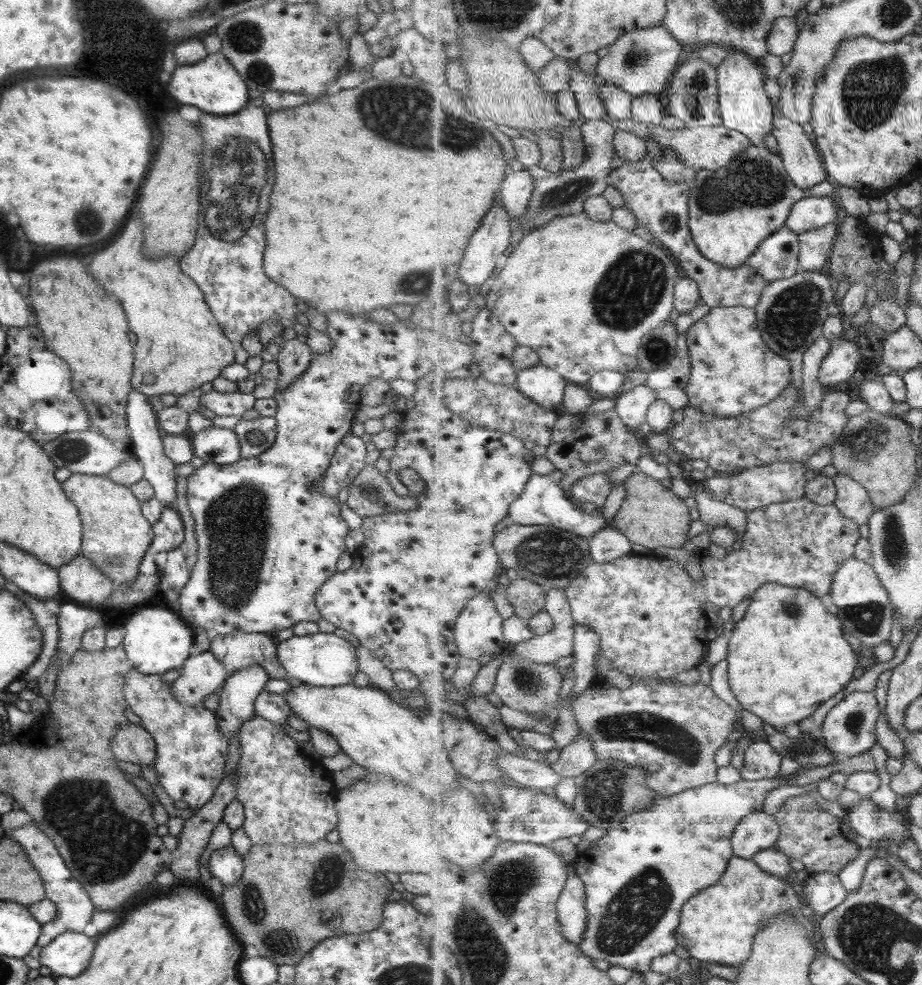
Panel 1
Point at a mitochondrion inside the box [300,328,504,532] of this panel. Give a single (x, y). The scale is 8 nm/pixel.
(370, 492)

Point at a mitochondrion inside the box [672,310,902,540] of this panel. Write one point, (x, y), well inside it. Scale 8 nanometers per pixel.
(864, 440)

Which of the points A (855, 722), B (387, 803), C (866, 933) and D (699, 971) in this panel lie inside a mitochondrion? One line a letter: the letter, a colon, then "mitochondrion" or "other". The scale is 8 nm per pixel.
A: mitochondrion
B: other
C: mitochondrion
D: other

